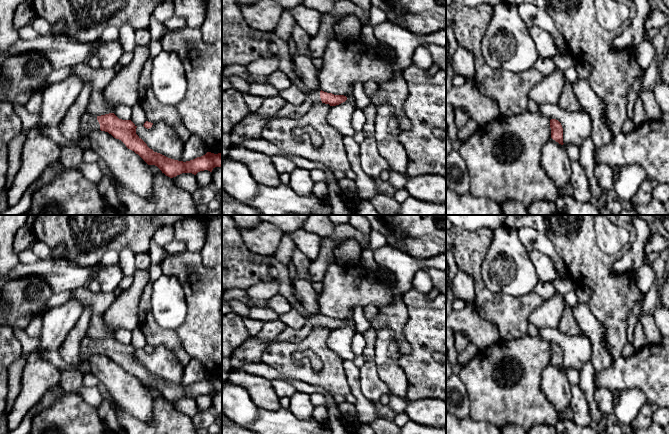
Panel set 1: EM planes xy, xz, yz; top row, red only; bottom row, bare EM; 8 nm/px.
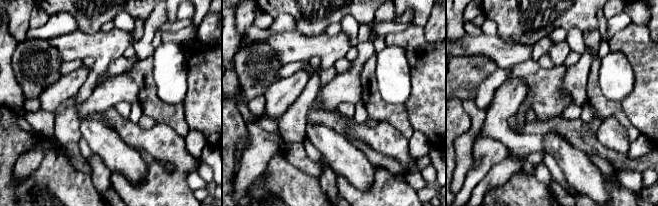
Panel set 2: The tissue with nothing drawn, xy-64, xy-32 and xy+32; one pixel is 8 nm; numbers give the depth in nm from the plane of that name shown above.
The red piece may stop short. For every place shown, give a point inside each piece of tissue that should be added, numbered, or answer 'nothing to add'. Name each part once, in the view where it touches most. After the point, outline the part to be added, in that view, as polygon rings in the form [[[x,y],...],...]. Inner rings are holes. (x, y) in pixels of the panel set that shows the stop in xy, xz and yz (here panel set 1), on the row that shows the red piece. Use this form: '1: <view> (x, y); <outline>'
1: xy (89, 123); [[[87,111],[81,117],[80,135],[86,136],[92,131],[99,131],[100,124],[96,116],[92,116]]]

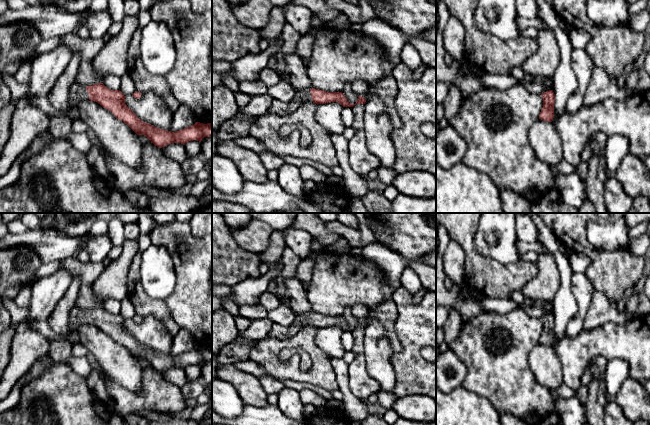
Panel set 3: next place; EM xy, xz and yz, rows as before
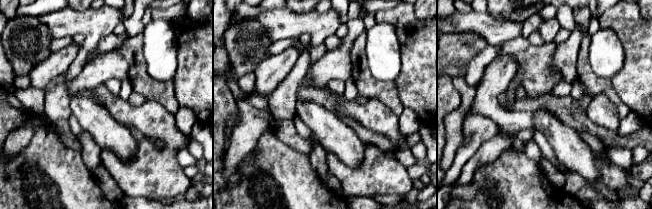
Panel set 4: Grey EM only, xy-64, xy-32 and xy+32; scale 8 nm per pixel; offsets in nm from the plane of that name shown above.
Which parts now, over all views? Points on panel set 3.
1: xy (78, 93); [[[76,81],[70,87],[69,105],[75,106],[81,101],[88,101],[89,94],[85,86],[81,86]]]

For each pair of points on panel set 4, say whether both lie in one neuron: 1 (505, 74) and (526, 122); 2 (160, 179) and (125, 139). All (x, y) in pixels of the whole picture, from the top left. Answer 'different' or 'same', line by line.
1: same
2: different

